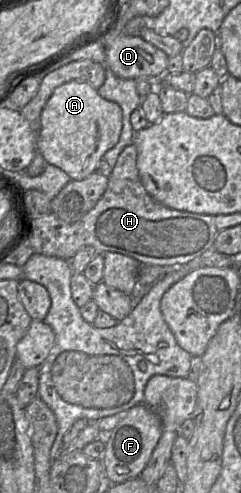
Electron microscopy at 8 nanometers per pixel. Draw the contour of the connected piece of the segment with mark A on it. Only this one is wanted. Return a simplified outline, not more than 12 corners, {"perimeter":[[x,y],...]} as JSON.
{"perimeter":[[88,82],[55,88],[37,150],[83,180],[119,141],[123,112]]}

